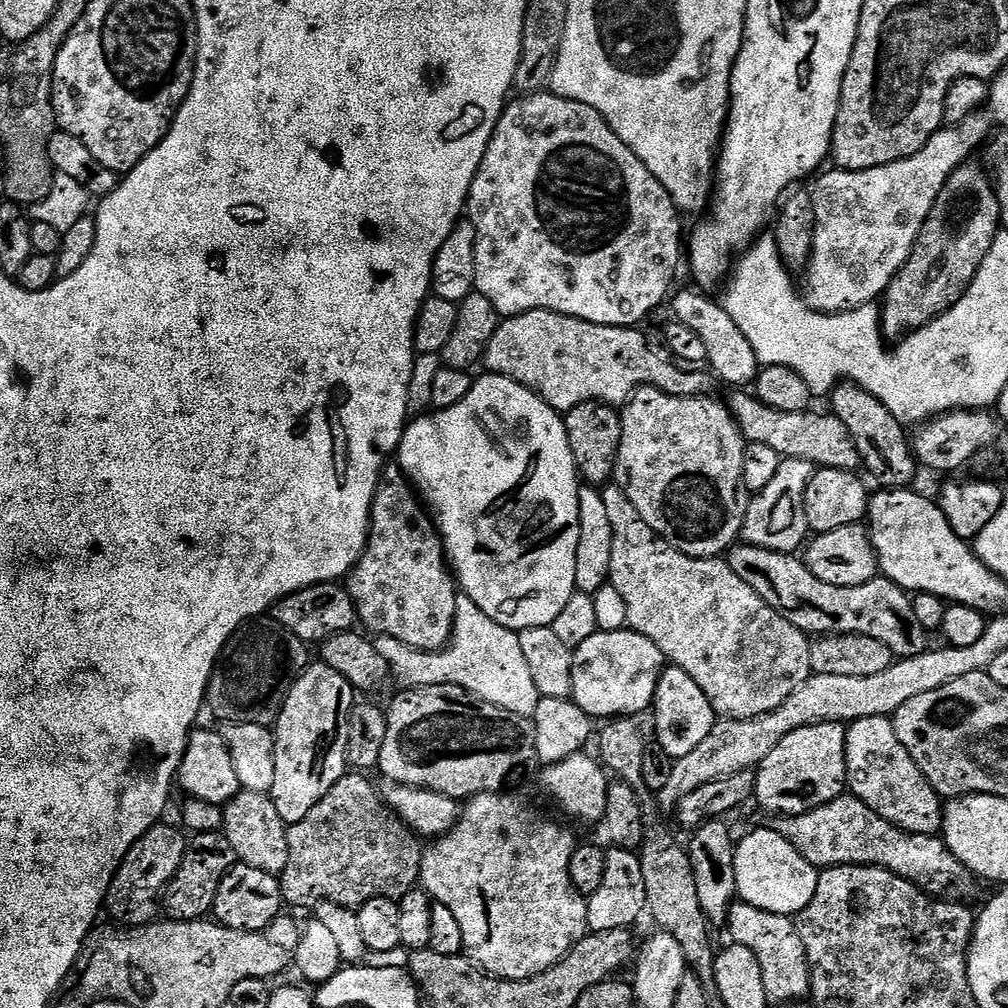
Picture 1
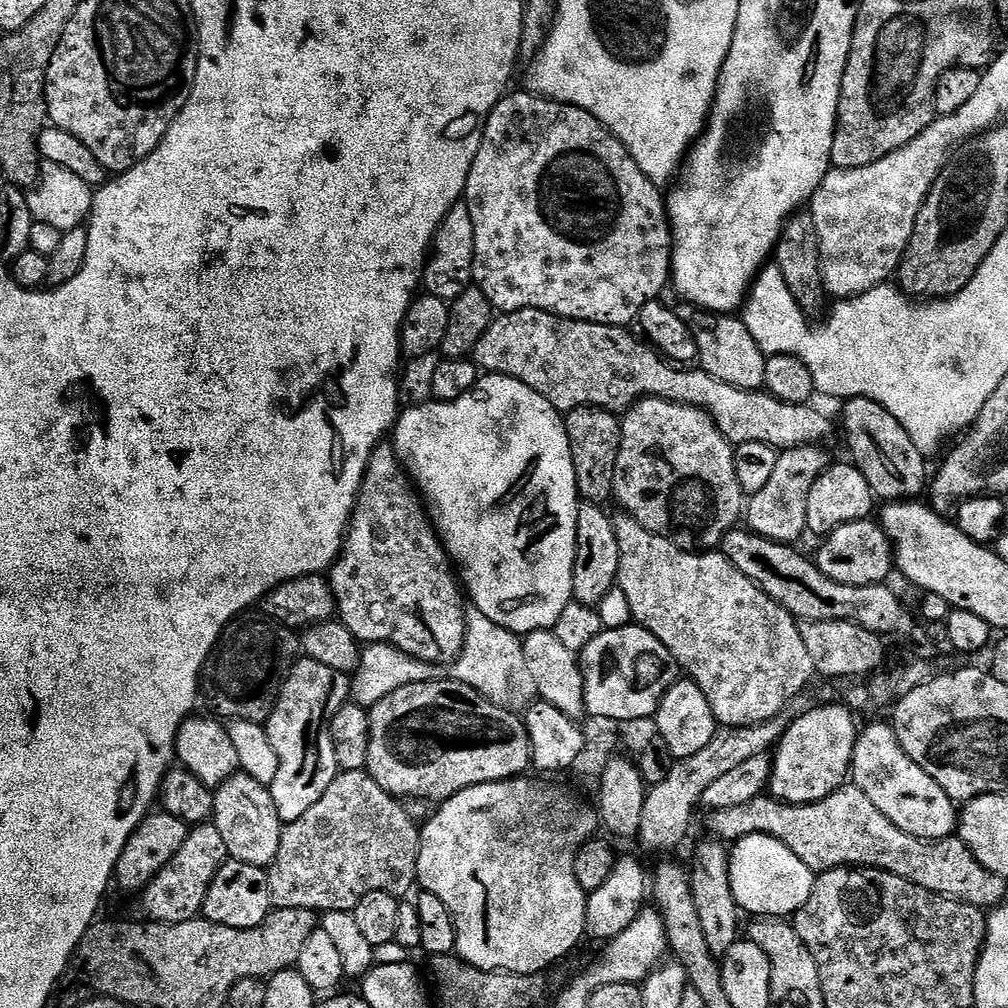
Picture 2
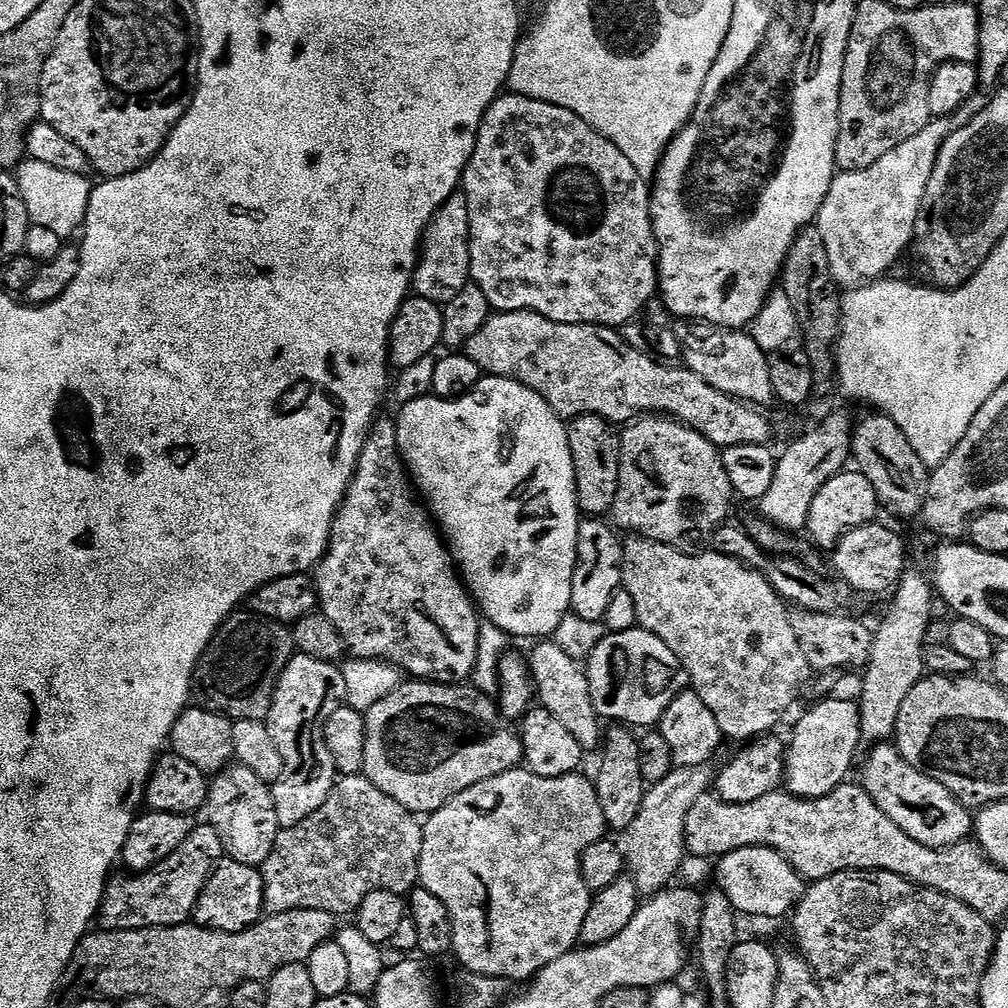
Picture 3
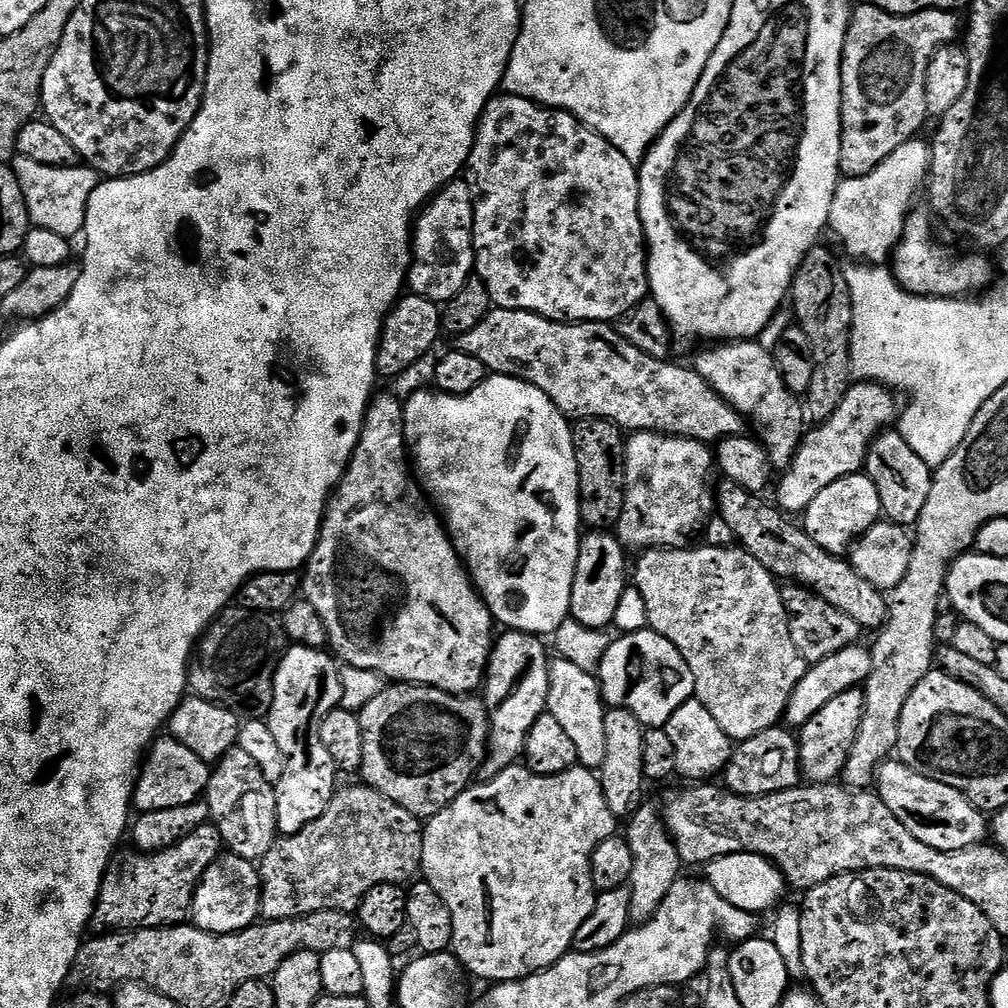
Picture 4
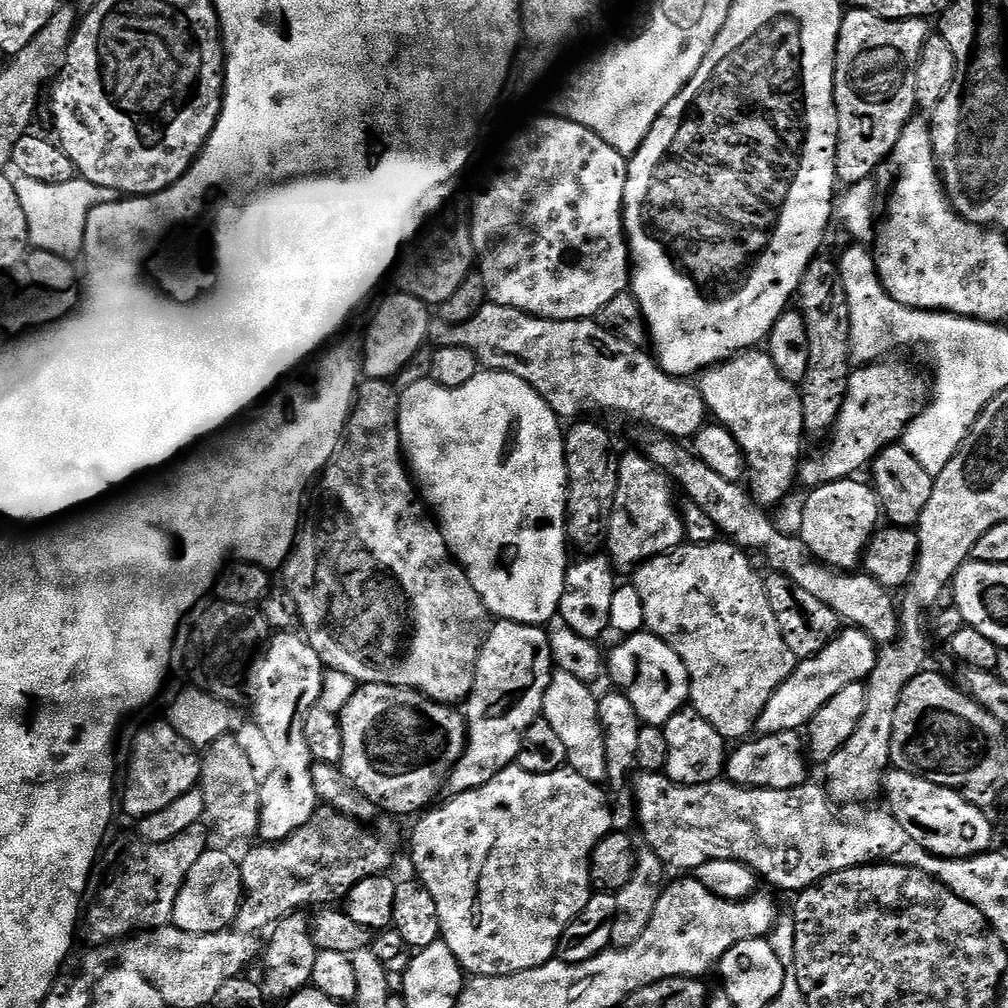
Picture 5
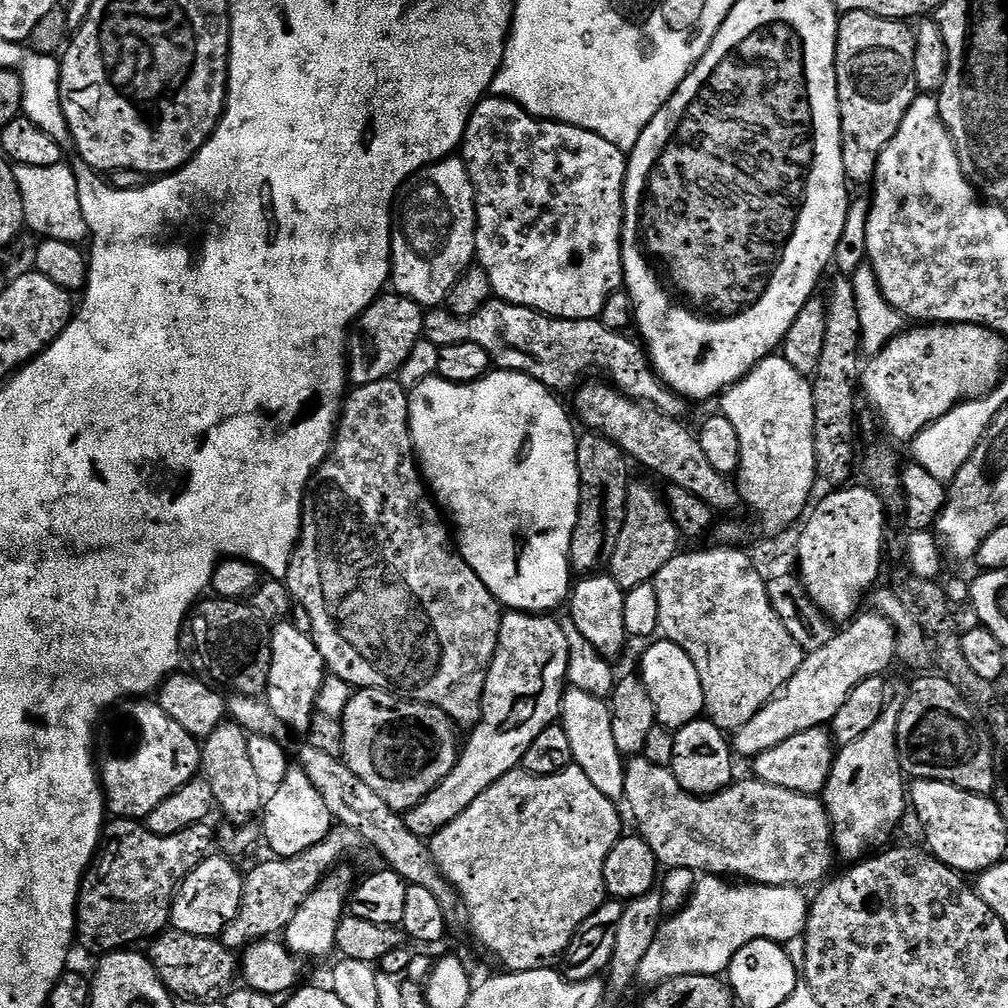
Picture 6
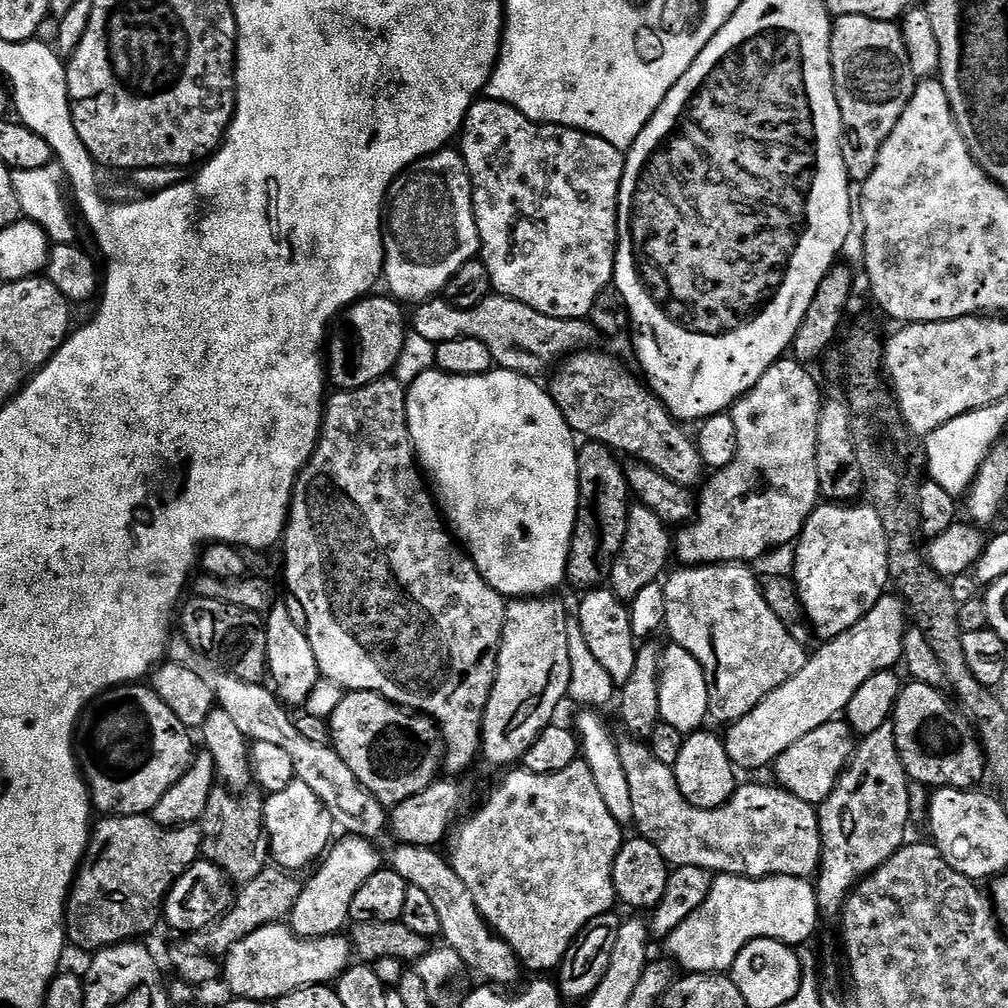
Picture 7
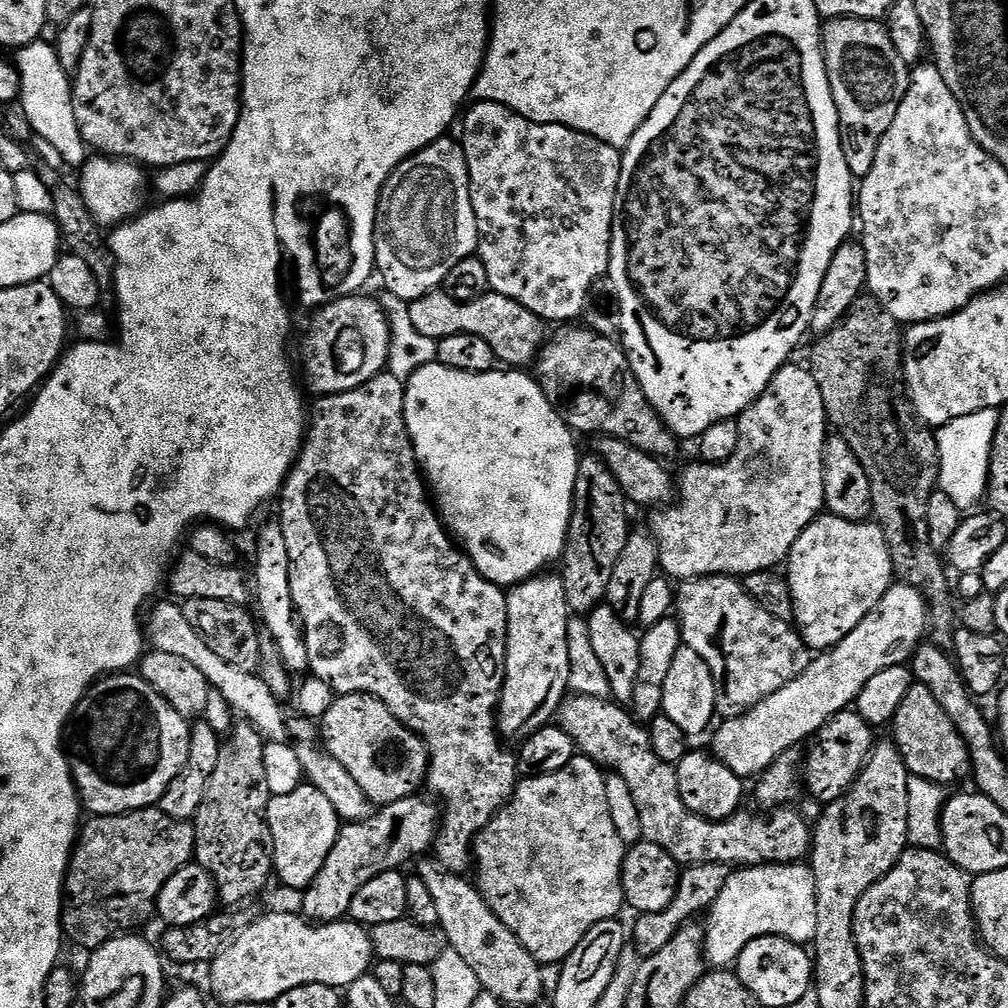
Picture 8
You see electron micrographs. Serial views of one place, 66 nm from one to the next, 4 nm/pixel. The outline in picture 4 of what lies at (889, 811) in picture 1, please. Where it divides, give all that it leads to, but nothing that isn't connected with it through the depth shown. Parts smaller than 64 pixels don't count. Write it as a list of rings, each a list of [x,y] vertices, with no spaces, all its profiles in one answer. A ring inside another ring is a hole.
[[[889,758],[881,764],[880,771],[876,774],[874,788],[882,798],[882,802],[890,806],[890,814],[894,814],[894,818],[898,818],[898,822],[902,822],[902,826],[906,826],[906,830],[910,830],[910,834],[918,838],[918,842],[926,842],[926,846],[934,846],[934,850],[947,852],[966,850],[989,839],[990,820],[985,813],[979,812],[958,790],[910,770],[910,766],[906,766],[898,758]]]

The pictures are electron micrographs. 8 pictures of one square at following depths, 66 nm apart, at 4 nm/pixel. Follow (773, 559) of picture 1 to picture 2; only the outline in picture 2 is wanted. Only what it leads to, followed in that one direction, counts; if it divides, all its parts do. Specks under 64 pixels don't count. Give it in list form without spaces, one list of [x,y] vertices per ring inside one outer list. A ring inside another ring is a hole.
[[[735,528],[723,536],[719,551],[731,562],[737,566],[742,574],[746,575],[752,581],[756,582],[759,588],[772,600],[778,602],[792,616],[802,622],[810,621],[838,621],[852,620],[856,624],[862,625],[864,629],[878,633],[883,637],[896,636],[899,642],[910,651],[917,659],[933,659],[936,654],[936,648],[931,644],[926,632],[926,626],[915,616],[904,608],[901,600],[895,592],[890,590],[889,585],[875,584],[870,587],[852,587],[844,583],[836,583],[818,570],[815,561],[808,559],[796,551],[791,545],[774,543],[772,540],[762,539],[761,536],[746,528]]]

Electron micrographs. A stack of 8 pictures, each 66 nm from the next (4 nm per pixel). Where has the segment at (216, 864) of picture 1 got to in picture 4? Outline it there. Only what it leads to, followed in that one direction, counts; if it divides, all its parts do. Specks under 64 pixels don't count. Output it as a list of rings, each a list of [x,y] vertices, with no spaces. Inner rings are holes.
[[[209,822],[198,826],[182,842],[161,852],[117,851],[104,871],[91,927],[97,933],[136,932],[140,928],[166,928],[185,923],[202,874],[222,855],[220,832]]]

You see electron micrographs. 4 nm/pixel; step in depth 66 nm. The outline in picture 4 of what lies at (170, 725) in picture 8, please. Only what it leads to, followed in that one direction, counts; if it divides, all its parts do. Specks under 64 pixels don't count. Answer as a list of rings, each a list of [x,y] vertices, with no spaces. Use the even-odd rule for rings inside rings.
[[[171,734],[161,735],[152,741],[140,766],[140,775],[136,777],[136,790],[132,793],[132,802],[137,813],[170,810],[178,806],[190,806],[195,800],[201,799],[208,790],[210,766],[205,760],[200,760],[182,742],[178,742]]]

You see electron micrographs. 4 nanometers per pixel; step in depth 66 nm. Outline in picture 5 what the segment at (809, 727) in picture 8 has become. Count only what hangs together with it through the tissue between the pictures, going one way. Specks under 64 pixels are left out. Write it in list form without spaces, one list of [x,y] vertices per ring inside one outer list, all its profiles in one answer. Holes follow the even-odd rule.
[[[845,627],[817,656],[801,659],[796,669],[778,686],[778,690],[764,707],[764,712],[756,723],[756,732],[761,736],[778,734],[779,732],[794,732],[807,729],[817,716],[838,694],[838,690],[846,690],[846,686],[867,681],[874,670],[878,644],[861,628]]]

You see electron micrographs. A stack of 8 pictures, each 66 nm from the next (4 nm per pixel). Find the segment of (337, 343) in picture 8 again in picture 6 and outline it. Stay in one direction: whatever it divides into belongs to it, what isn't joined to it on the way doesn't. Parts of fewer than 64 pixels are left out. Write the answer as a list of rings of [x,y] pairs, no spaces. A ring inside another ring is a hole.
[[[381,294],[356,321],[348,337],[348,378],[353,385],[395,377],[424,334],[425,309],[399,294]]]

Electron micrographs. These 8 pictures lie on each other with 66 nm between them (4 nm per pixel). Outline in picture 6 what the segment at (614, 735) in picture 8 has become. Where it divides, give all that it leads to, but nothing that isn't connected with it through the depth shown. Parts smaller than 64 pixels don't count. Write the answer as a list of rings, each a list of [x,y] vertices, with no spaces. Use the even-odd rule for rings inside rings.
[[[637,754],[631,757],[624,765],[624,800],[626,801],[626,805],[628,804],[629,810],[632,811],[633,818],[636,819],[635,831],[643,836],[645,842],[650,846],[650,850],[654,850],[657,865],[663,866],[665,869],[685,867],[686,870],[697,874],[715,874],[721,878],[739,878],[741,881],[754,884],[786,886],[787,888],[798,888],[801,890],[808,890],[811,884],[817,883],[816,885],[819,885],[833,871],[831,868],[832,860],[834,861],[832,823],[828,817],[828,812],[824,808],[823,799],[820,796],[807,796],[806,794],[798,794],[794,790],[770,786],[766,782],[755,778],[747,779],[737,779],[735,782],[729,784],[727,788],[723,788],[723,790],[713,796],[695,796],[686,790],[682,790],[682,786],[678,786],[678,778],[674,778],[671,768],[654,766],[654,762],[650,762],[642,754]]]

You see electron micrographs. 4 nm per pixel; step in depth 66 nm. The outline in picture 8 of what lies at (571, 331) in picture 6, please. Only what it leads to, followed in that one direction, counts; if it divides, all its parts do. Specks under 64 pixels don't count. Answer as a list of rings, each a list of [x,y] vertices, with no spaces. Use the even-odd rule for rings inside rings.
[[[443,290],[428,292],[422,298],[411,301],[408,309],[410,322],[414,322],[418,334],[435,341],[450,338],[450,334],[474,334],[490,345],[490,350],[494,350],[501,365],[512,370],[531,365],[546,343],[545,321],[526,310],[526,306],[514,302],[514,298],[506,298],[491,290],[469,304],[454,302],[454,298],[450,298]]]

